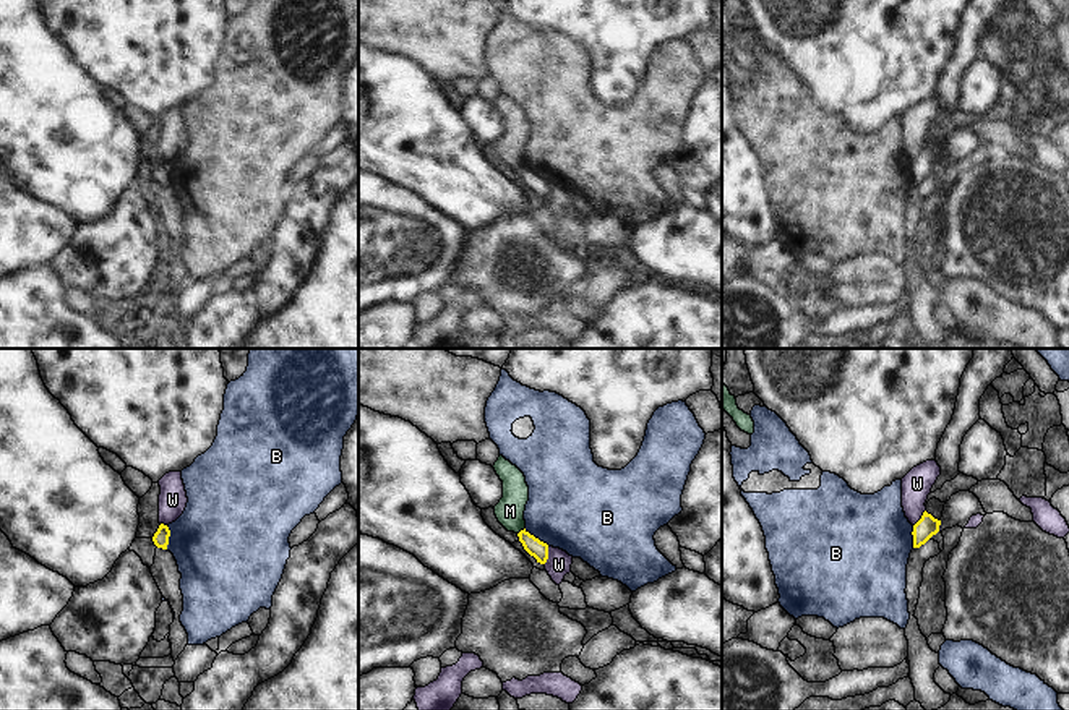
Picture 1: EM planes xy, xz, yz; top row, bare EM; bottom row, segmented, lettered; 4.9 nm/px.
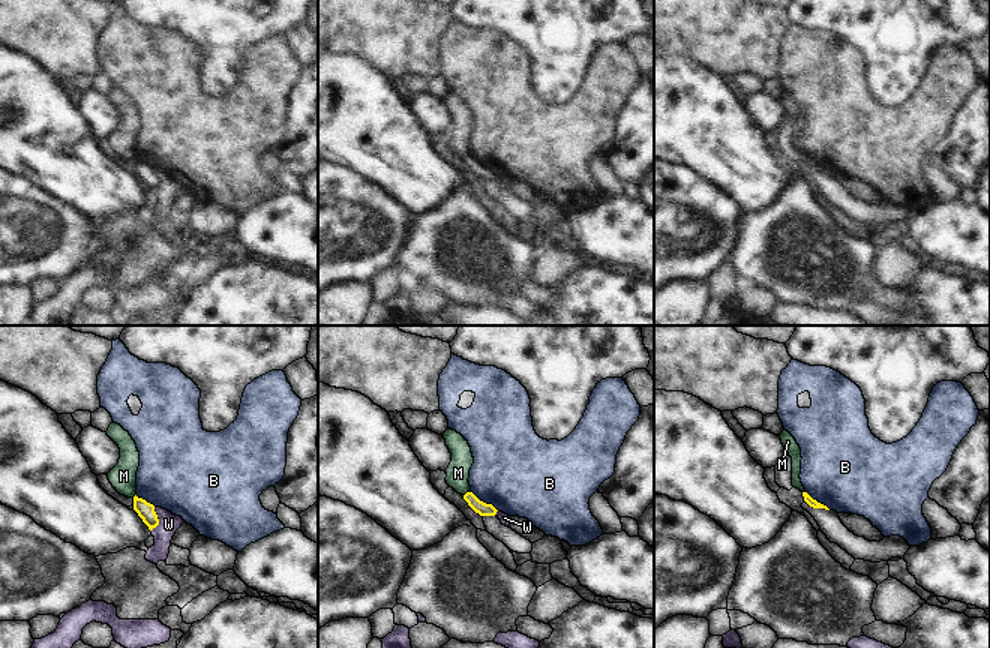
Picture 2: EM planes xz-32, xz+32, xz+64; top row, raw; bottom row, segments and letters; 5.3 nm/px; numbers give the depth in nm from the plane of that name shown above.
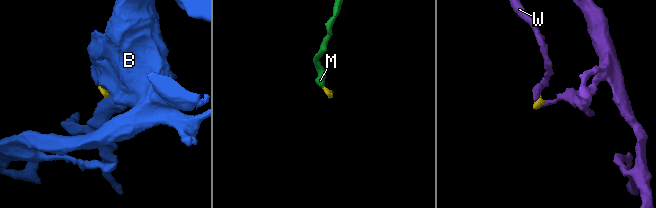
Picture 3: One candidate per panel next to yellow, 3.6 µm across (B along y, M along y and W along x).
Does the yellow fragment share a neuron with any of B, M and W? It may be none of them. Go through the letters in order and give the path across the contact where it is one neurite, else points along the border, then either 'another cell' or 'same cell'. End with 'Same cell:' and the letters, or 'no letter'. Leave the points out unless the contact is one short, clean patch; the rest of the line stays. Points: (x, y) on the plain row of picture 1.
B: border xz (524, 166), (549, 182); another cell
M: way xz (534, 183), (521, 167), (510, 148); same cell
W: border xz (549, 183), (549, 193), (544, 200); another cell
Same cell: M

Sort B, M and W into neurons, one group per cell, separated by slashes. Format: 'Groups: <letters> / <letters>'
Groups: B / M / W.

